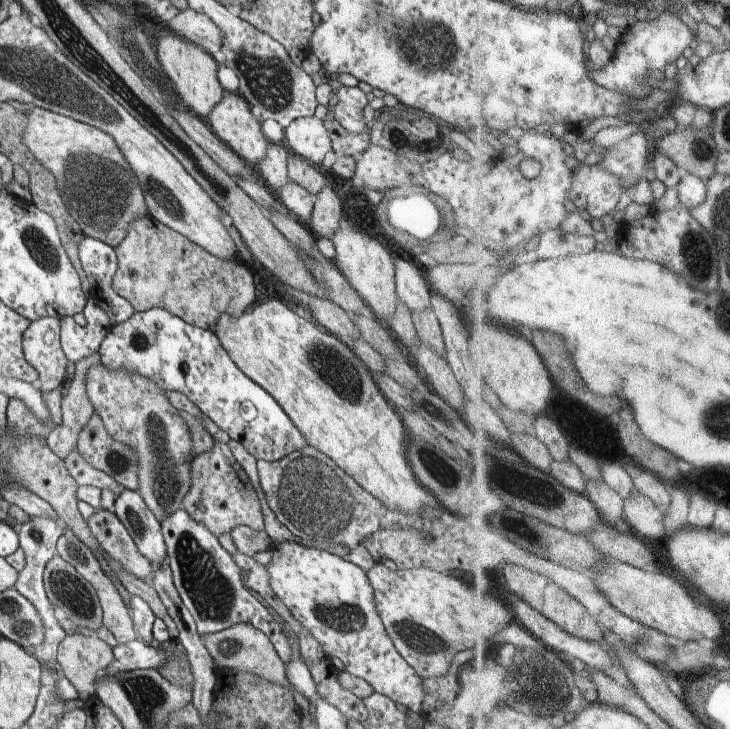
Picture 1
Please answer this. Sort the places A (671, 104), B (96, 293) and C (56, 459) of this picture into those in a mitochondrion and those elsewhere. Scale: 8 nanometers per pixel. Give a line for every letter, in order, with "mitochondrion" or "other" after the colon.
A: other
B: other
C: other

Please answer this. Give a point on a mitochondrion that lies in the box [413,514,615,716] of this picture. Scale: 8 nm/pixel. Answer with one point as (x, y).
(488, 577)

